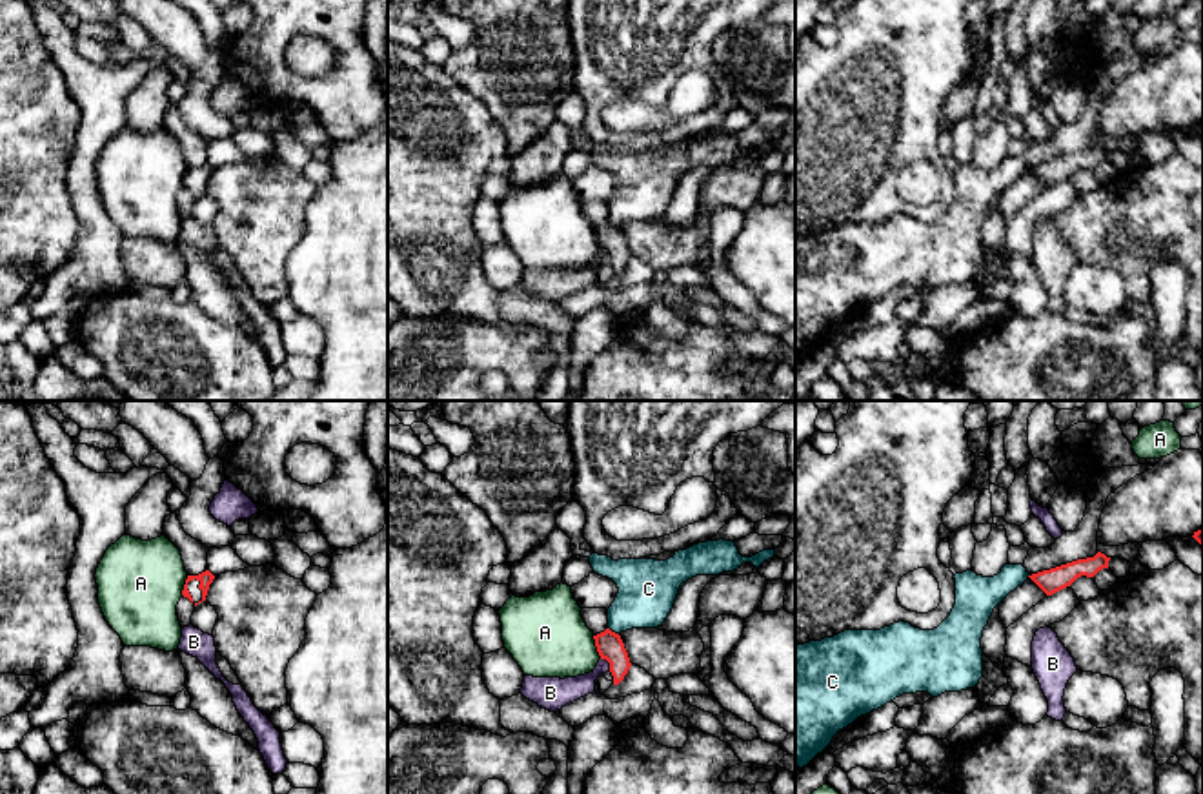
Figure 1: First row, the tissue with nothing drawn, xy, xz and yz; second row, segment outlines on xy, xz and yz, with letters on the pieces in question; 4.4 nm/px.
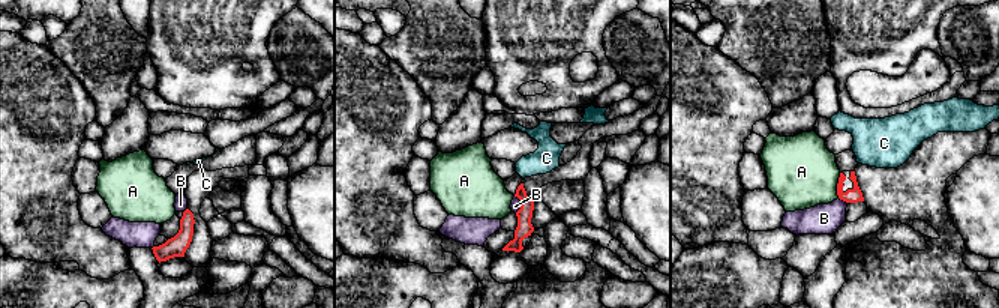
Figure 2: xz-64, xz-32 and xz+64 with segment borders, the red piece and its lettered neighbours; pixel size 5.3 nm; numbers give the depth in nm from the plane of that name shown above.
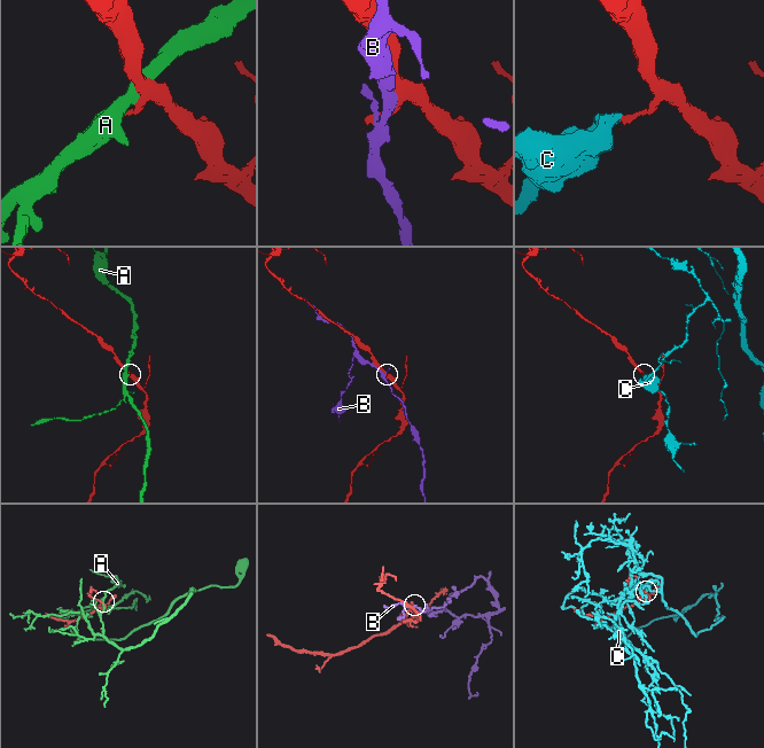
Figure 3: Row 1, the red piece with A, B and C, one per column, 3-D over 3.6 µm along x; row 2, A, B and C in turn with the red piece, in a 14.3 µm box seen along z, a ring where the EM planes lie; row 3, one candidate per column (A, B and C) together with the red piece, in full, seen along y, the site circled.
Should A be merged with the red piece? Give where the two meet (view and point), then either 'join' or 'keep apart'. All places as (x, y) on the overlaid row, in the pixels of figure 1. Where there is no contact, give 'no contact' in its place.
xz (597, 647) | keep apart

